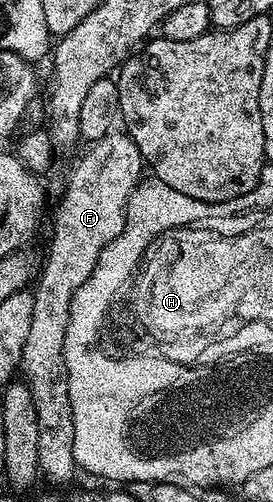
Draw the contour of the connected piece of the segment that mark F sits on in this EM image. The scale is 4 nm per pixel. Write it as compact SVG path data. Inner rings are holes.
M113 130L89 148L92 149L73 166L64 197L60 200L48 261L43 261L32 292L34 318L30 318L30 335L26 338L26 346L22 346L19 367L23 383L28 385L34 398L34 410L38 410L38 466L41 473L52 480L68 480L78 472L72 449L74 418L70 410L68 371L64 361L64 339L72 299L76 287L90 278L100 252L124 229L128 196L141 183L143 172L146 172L138 146L134 146L123 131Z

